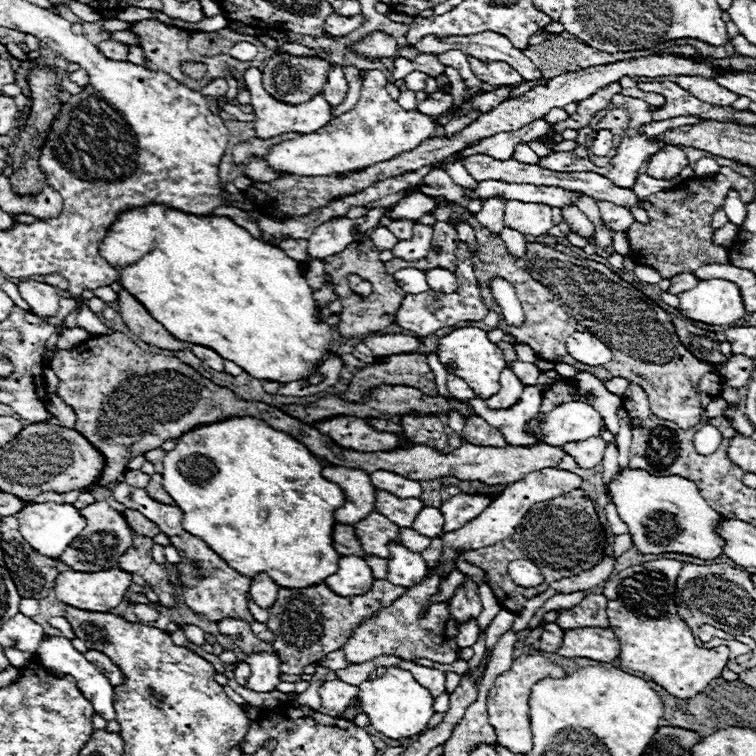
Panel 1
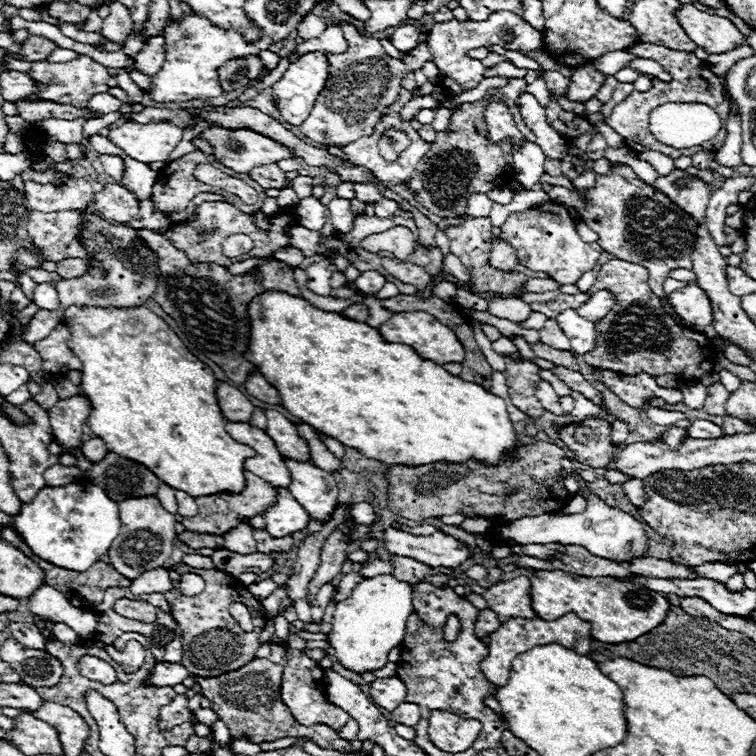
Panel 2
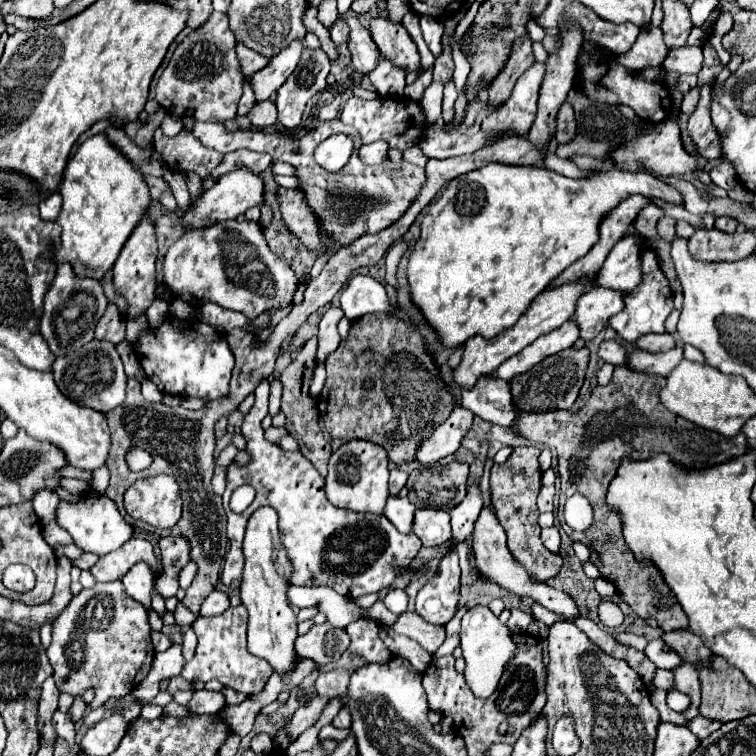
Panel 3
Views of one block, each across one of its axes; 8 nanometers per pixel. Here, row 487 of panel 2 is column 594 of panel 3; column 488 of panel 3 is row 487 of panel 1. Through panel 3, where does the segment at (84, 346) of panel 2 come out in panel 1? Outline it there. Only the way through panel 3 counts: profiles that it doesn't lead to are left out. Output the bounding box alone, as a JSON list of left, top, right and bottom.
[162,416,344,588]

